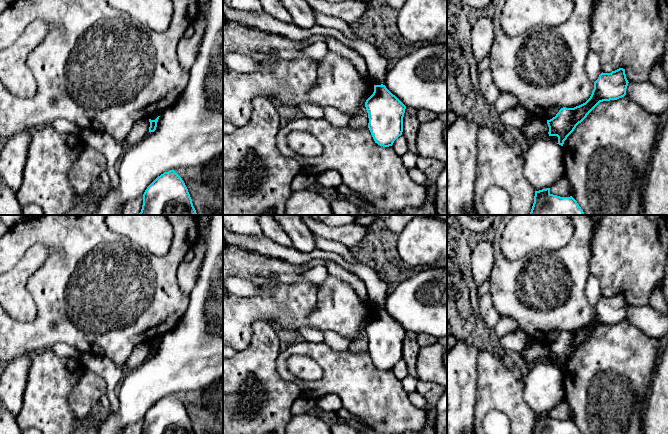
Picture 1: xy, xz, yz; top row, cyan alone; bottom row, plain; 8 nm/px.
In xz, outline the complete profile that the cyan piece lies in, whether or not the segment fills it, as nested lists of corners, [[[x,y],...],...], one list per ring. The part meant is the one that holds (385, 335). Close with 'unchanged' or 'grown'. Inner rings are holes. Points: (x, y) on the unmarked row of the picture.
[[[374,309],[373,318],[366,324],[368,352],[380,370],[392,370],[402,359],[406,330],[385,309]]]; unchanged

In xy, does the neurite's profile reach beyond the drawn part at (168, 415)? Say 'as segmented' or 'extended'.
as segmented

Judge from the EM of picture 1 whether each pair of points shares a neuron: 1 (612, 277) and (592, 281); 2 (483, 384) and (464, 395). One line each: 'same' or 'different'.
1: different
2: different

